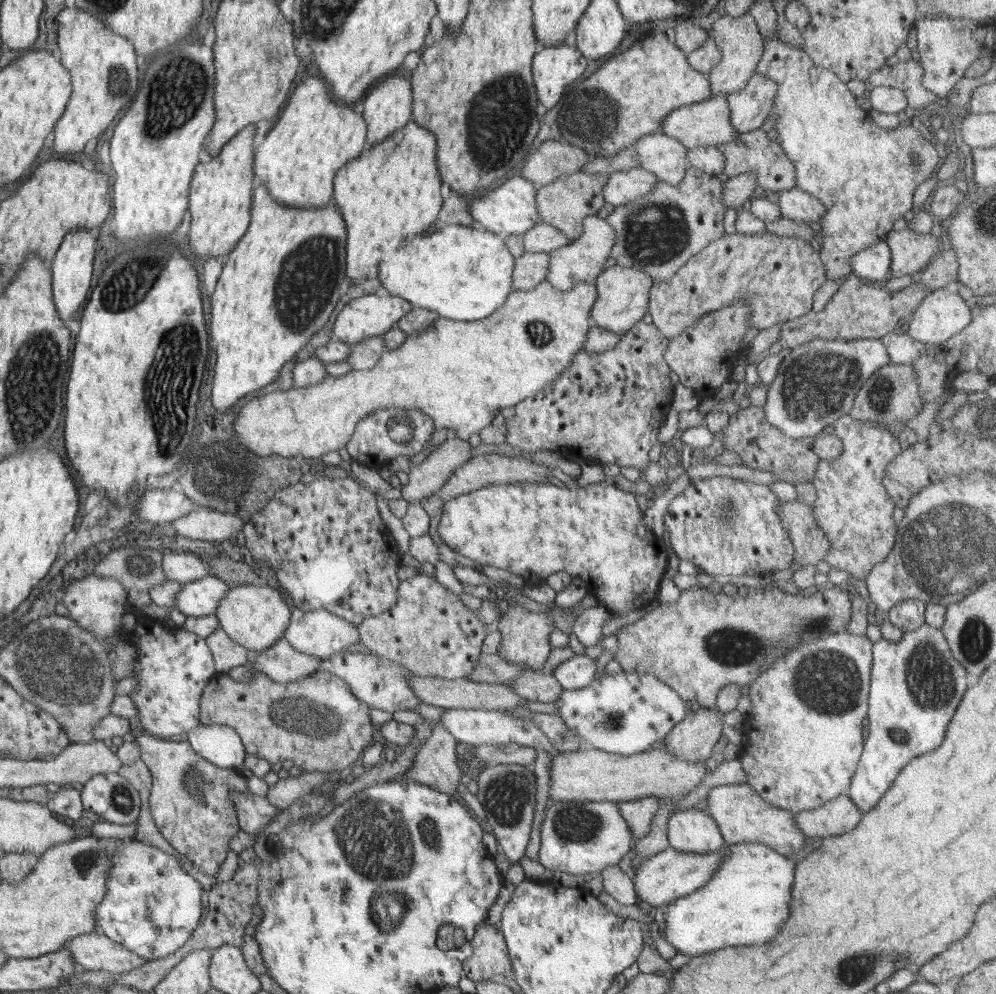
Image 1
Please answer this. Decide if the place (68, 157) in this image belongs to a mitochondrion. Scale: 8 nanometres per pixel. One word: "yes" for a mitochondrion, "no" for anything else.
no

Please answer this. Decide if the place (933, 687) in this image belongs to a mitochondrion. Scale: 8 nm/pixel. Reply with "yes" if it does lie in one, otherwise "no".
yes

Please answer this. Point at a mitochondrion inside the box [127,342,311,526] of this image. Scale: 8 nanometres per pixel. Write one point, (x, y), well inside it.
(215, 470)

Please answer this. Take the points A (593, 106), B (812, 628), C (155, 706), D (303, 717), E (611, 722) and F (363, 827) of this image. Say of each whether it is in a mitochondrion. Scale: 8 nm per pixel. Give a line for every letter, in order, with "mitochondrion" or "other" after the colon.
A: mitochondrion
B: mitochondrion
C: other
D: mitochondrion
E: mitochondrion
F: mitochondrion

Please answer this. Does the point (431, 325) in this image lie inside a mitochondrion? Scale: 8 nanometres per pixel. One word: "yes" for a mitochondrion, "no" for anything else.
no

